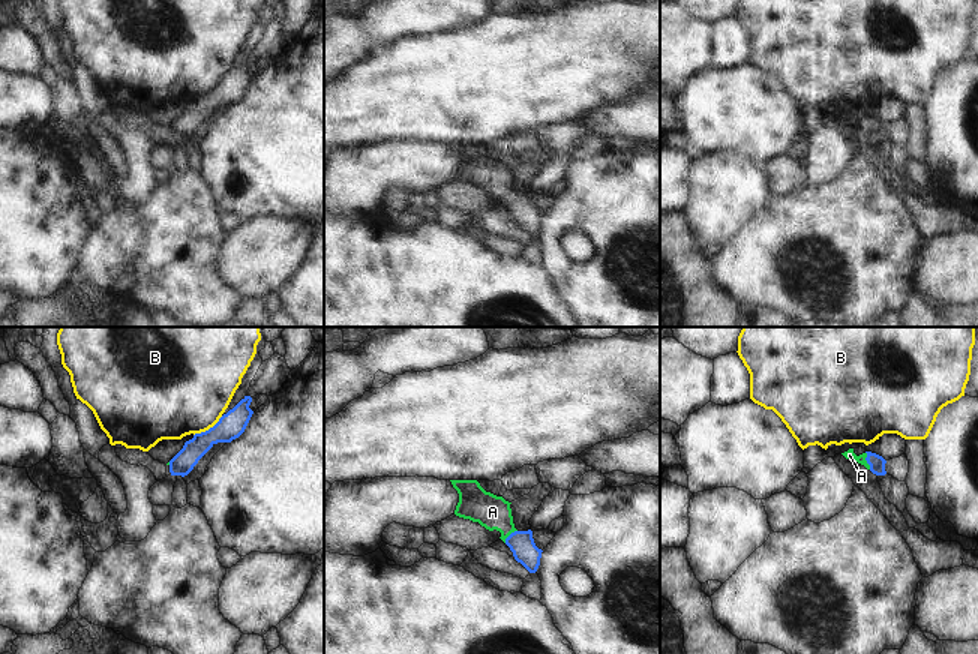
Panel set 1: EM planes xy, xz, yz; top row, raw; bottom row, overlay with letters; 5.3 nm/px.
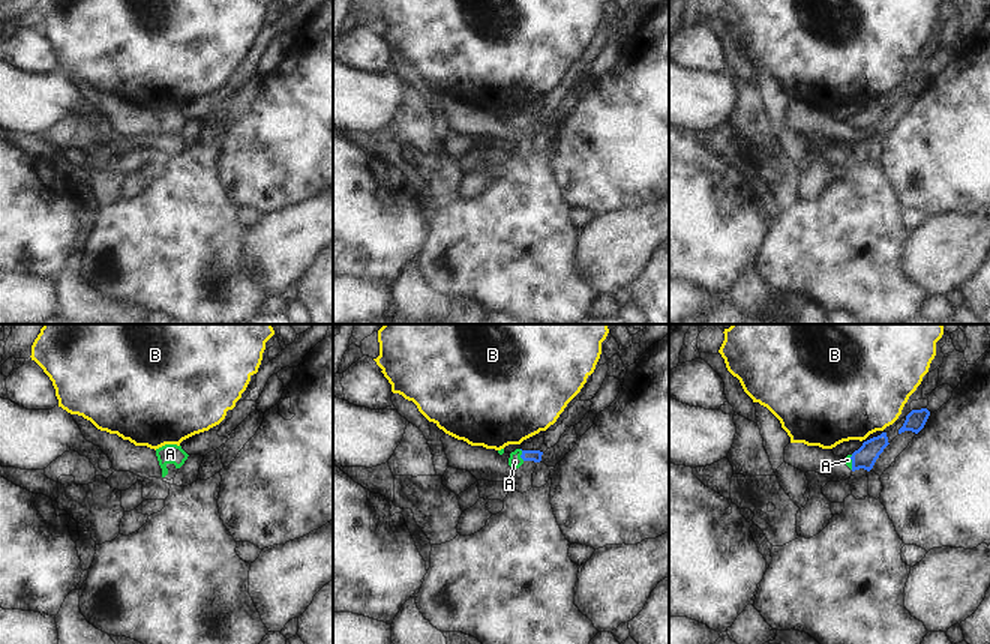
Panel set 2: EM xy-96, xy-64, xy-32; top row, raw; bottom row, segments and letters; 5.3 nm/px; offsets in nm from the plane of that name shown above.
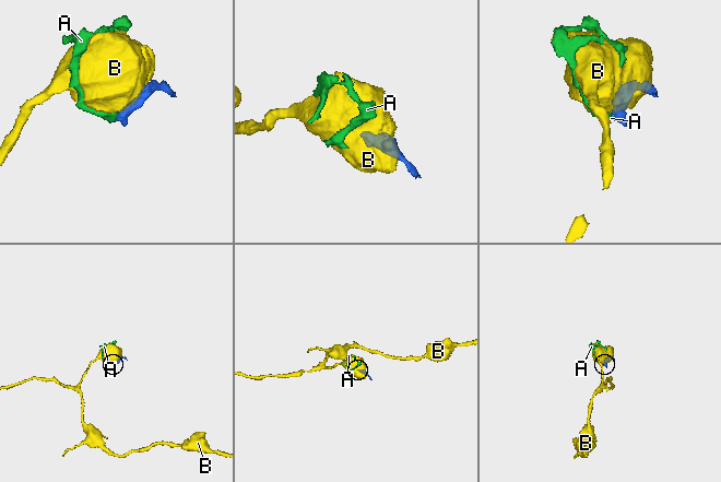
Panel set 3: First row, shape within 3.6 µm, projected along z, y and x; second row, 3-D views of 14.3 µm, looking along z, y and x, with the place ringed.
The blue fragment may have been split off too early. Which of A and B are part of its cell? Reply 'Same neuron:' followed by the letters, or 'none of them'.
Same neuron: A

